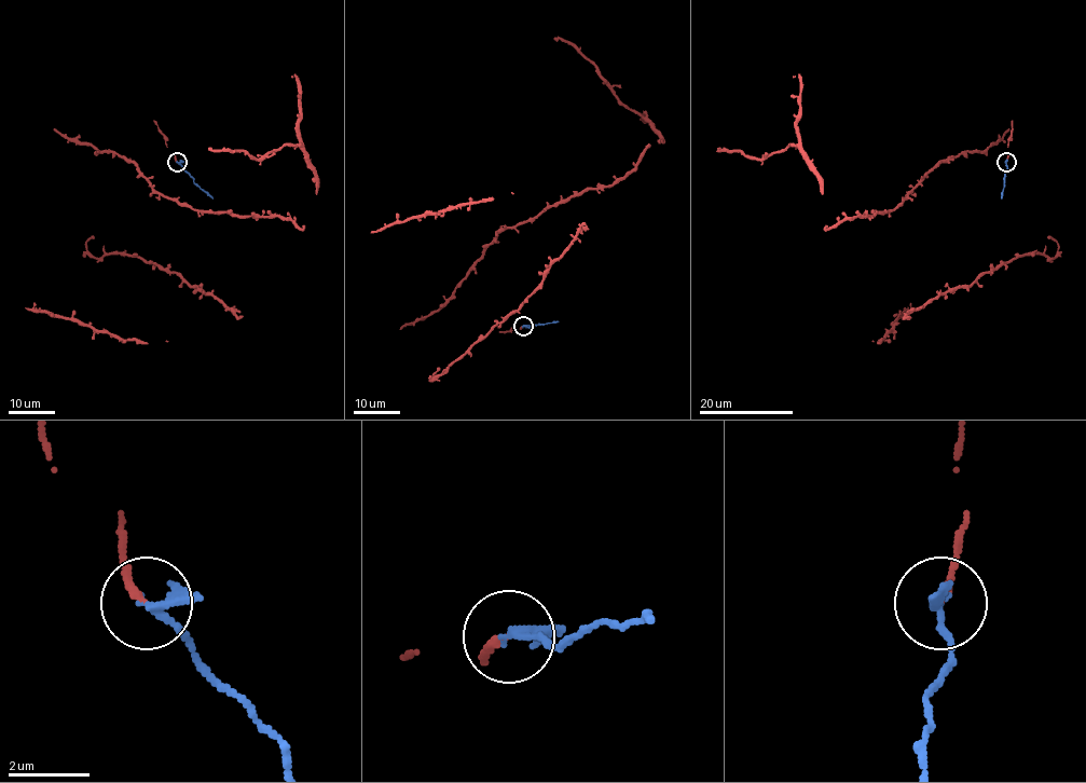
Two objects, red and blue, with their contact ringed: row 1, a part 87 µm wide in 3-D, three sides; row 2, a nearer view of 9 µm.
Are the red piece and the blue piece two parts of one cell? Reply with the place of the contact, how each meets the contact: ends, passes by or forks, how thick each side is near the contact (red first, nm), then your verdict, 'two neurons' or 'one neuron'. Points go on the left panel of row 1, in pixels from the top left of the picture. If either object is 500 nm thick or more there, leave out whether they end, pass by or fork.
at (177, 162); red ends there; blue passes by; 180 nm thick on the red side, 180 nm on the other; one neuron

